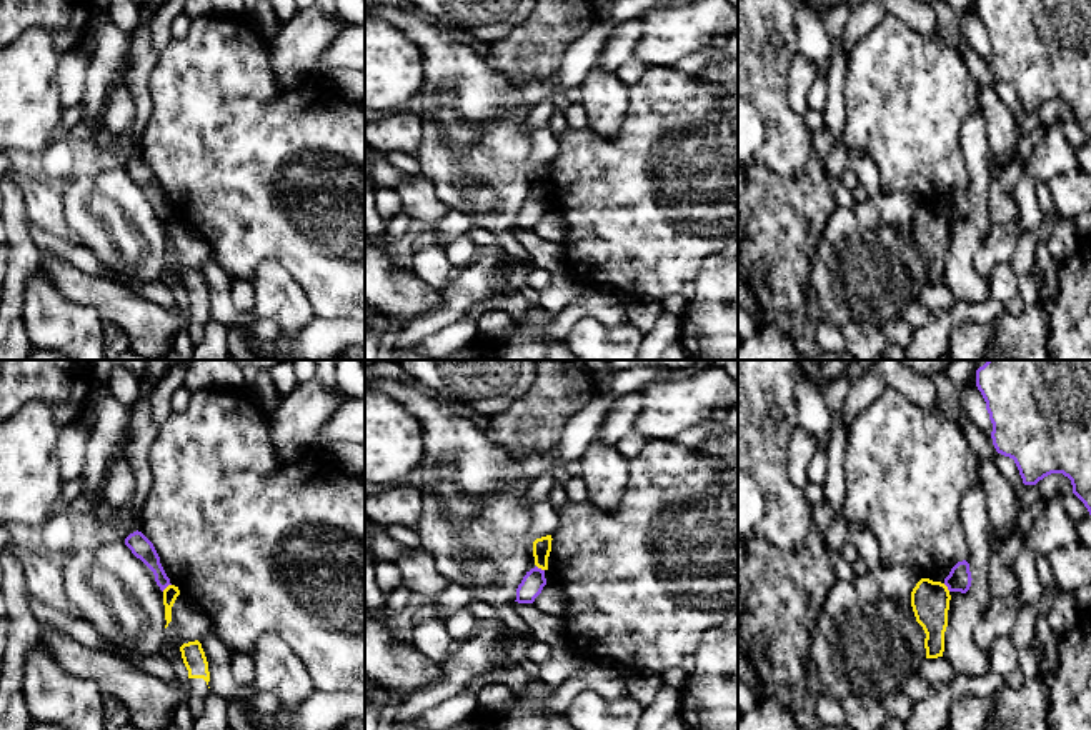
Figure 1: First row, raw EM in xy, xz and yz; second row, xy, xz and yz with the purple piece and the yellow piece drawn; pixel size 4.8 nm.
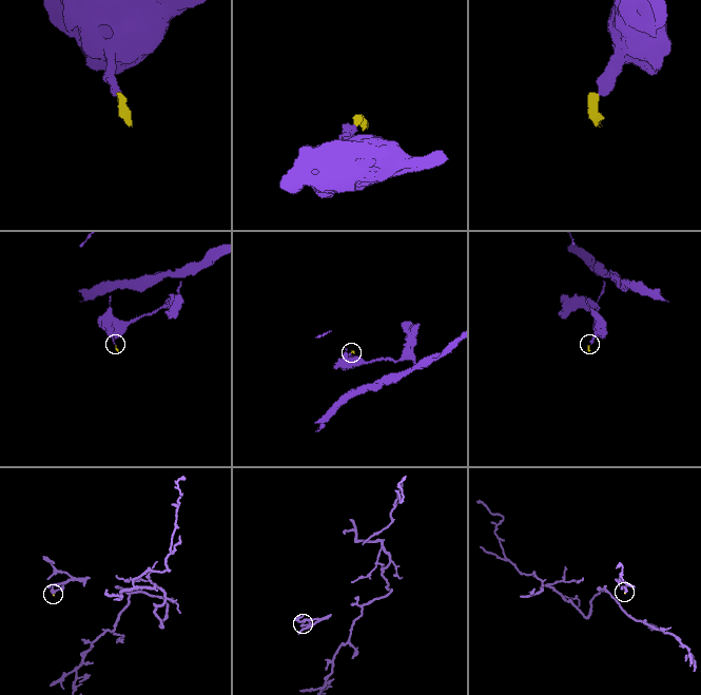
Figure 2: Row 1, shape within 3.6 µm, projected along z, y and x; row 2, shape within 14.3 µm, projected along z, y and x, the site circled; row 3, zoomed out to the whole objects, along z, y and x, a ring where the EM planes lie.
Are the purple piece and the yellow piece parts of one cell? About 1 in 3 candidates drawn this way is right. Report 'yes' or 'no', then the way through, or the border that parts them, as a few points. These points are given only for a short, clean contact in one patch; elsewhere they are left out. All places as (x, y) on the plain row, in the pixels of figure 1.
no | along xy (170, 210), (162, 217)

